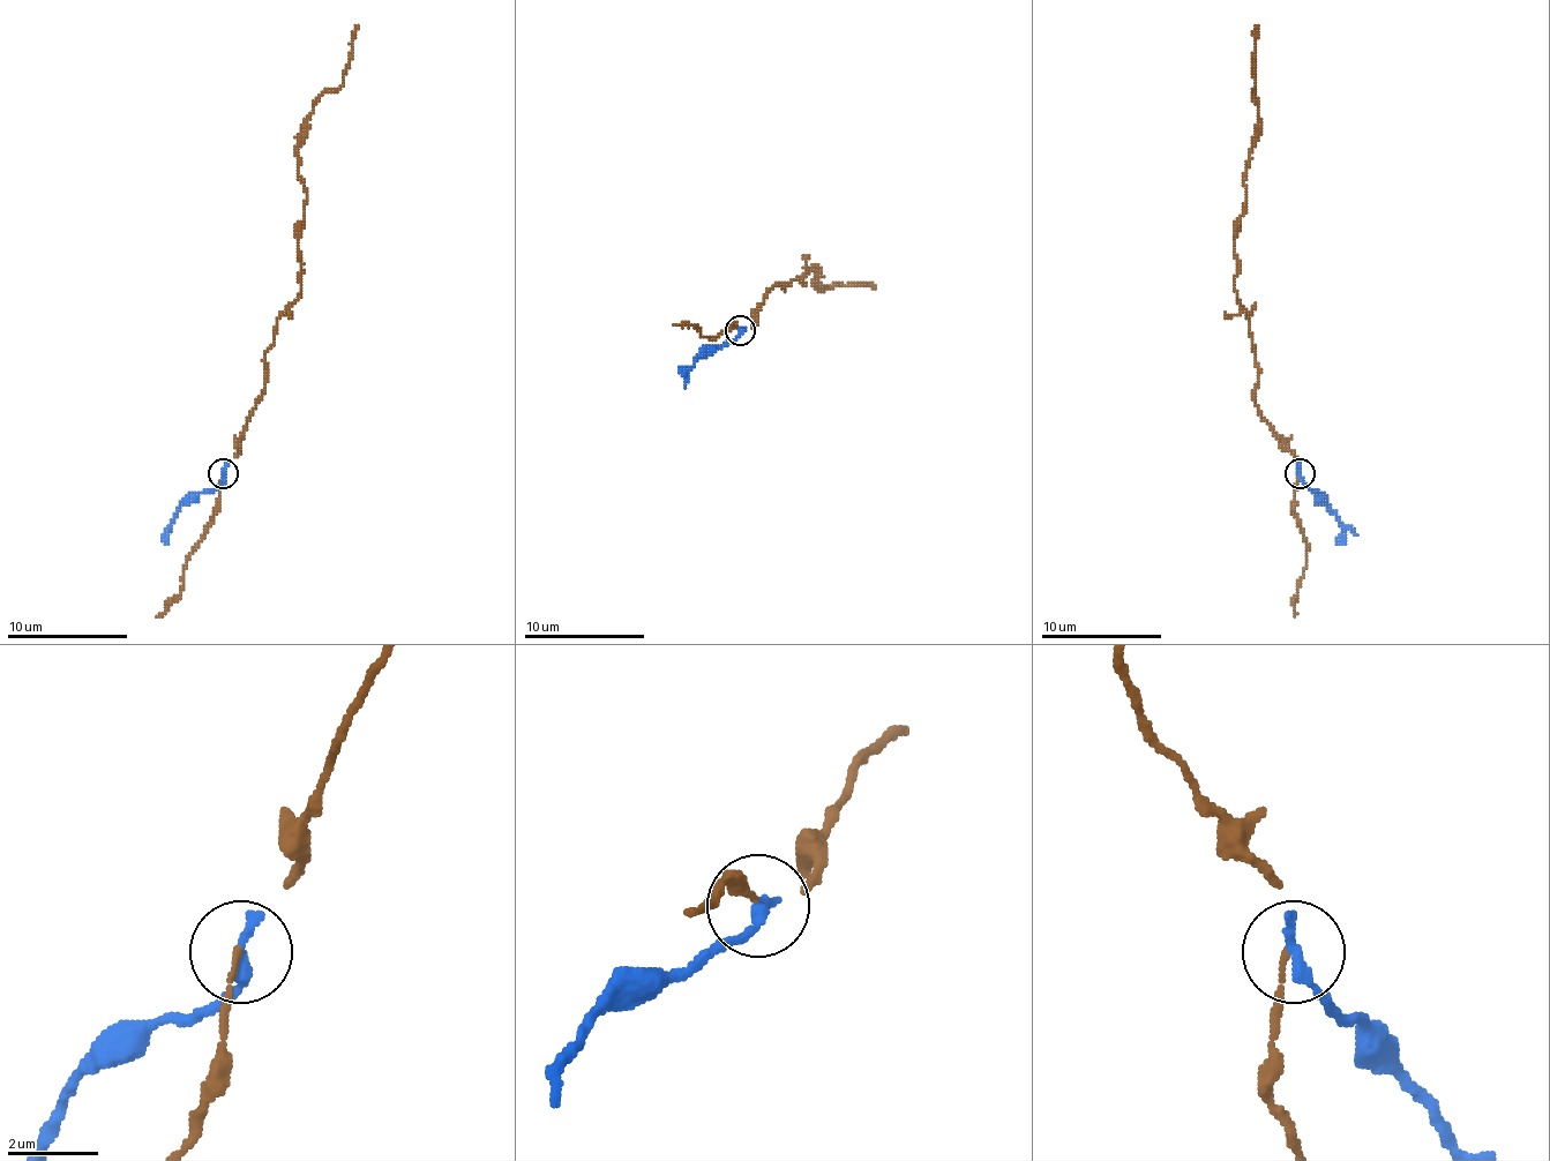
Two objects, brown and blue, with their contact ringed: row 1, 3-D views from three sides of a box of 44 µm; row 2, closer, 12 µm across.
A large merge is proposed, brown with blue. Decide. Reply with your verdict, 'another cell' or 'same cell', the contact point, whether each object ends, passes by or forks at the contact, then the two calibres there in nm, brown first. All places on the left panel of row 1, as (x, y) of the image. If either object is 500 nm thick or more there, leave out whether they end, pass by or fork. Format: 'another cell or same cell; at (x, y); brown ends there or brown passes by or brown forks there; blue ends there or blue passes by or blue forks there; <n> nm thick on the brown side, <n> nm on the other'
another cell; at (223, 473); brown ends there; blue ends there; 90 nm thick on the brown side, 320 nm on the other

